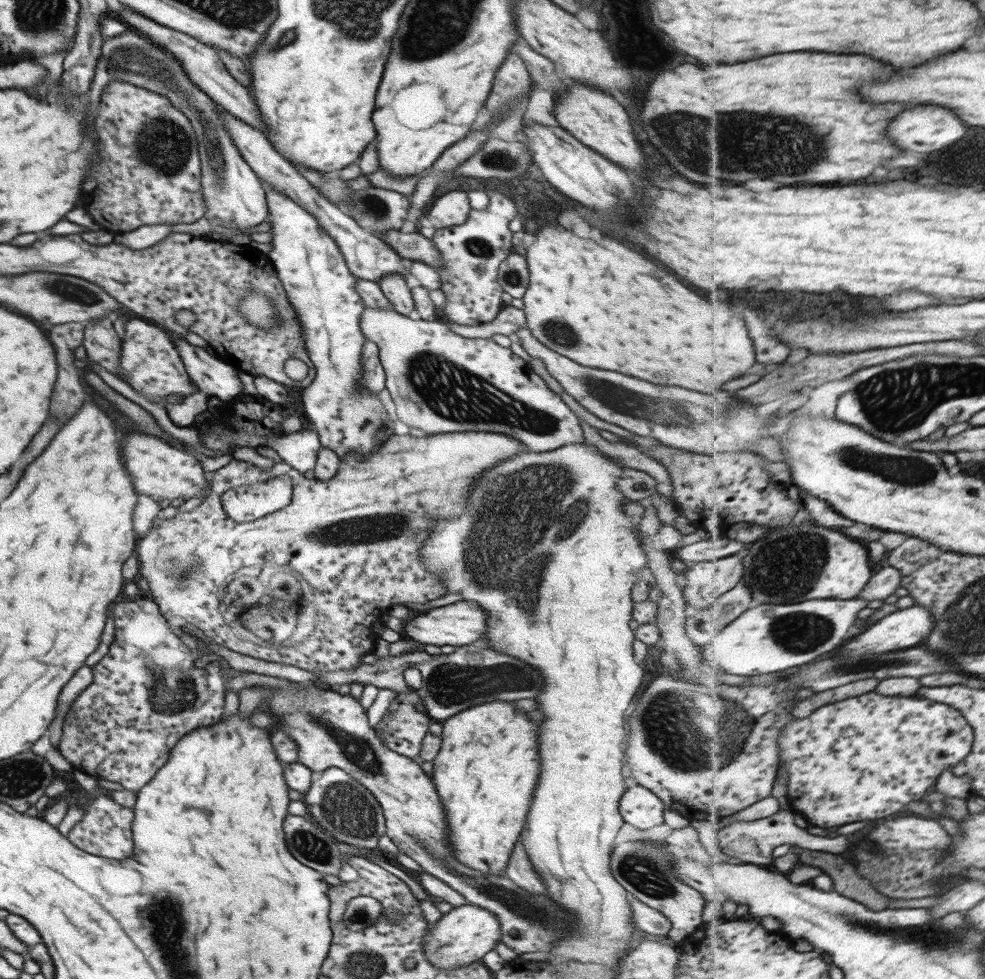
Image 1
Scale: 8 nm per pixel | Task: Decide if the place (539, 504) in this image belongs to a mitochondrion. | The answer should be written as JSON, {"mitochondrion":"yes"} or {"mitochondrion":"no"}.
{"mitochondrion":"yes"}

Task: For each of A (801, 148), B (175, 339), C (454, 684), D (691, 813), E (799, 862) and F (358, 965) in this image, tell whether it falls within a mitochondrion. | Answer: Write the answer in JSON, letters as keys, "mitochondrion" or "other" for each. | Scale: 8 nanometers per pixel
{"A":"mitochondrion","B":"other","C":"mitochondrion","D":"other","E":"other","F":"mitochondrion"}

